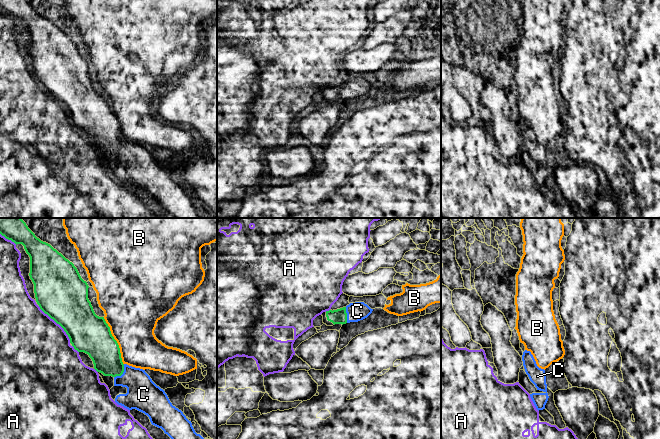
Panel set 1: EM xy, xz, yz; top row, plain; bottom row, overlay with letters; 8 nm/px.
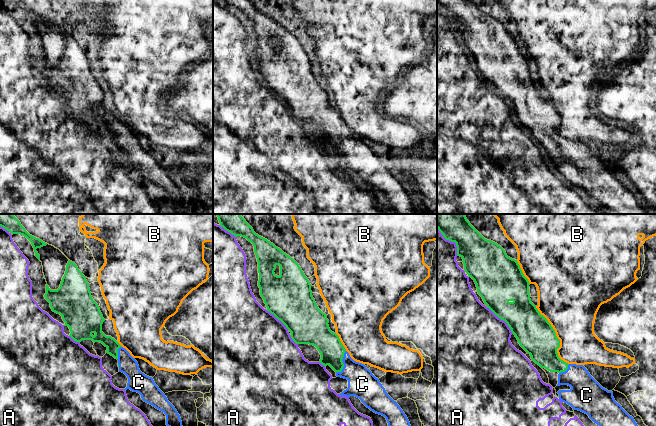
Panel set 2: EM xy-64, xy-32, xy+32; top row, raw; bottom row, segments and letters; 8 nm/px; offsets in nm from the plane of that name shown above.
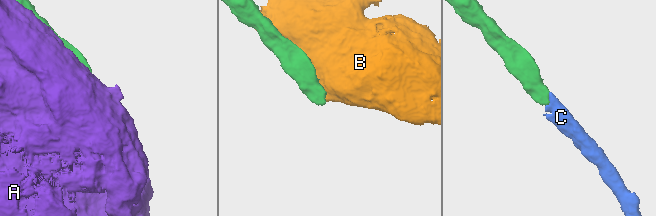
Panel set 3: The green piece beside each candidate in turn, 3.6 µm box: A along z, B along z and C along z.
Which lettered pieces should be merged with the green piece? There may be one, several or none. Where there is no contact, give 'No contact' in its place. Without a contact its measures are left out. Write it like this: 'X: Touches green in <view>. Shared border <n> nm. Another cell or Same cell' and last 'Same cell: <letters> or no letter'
A: Touches green in xy. Shared border 400 nm. Another cell
B: Touches green in xy. Shared border 420 nm. Another cell
C: Touches green in xy. Shared border 140 nm. Same cell
Same cell: C

